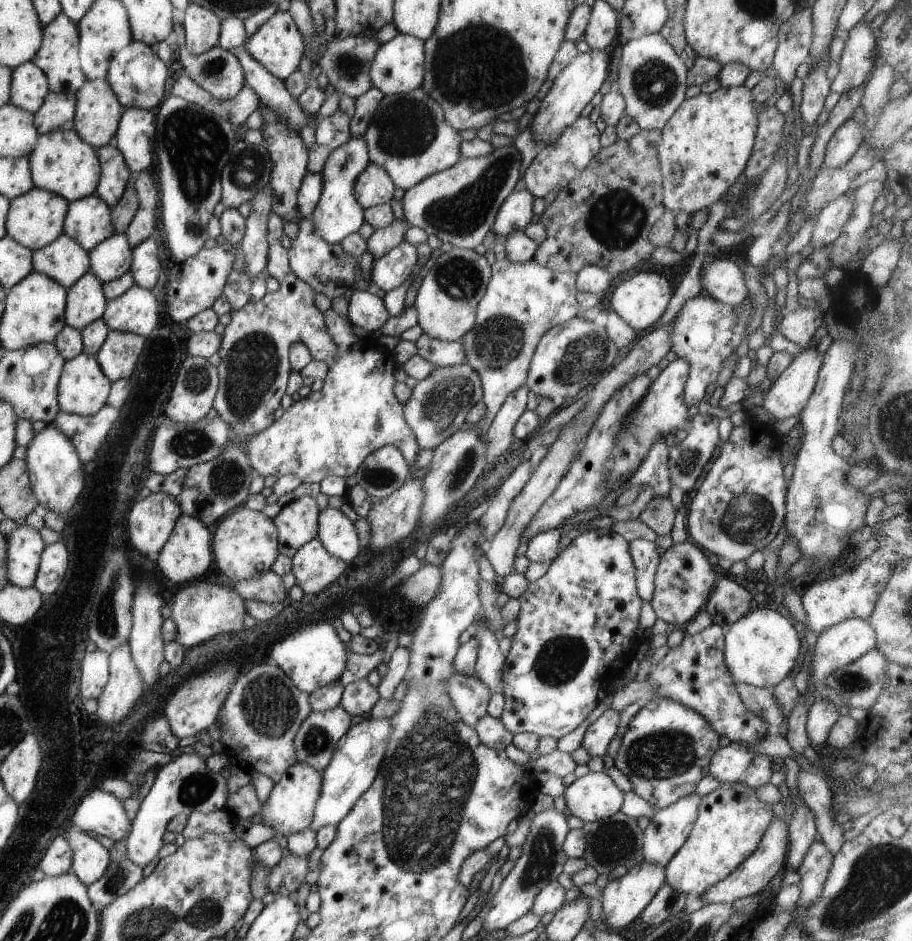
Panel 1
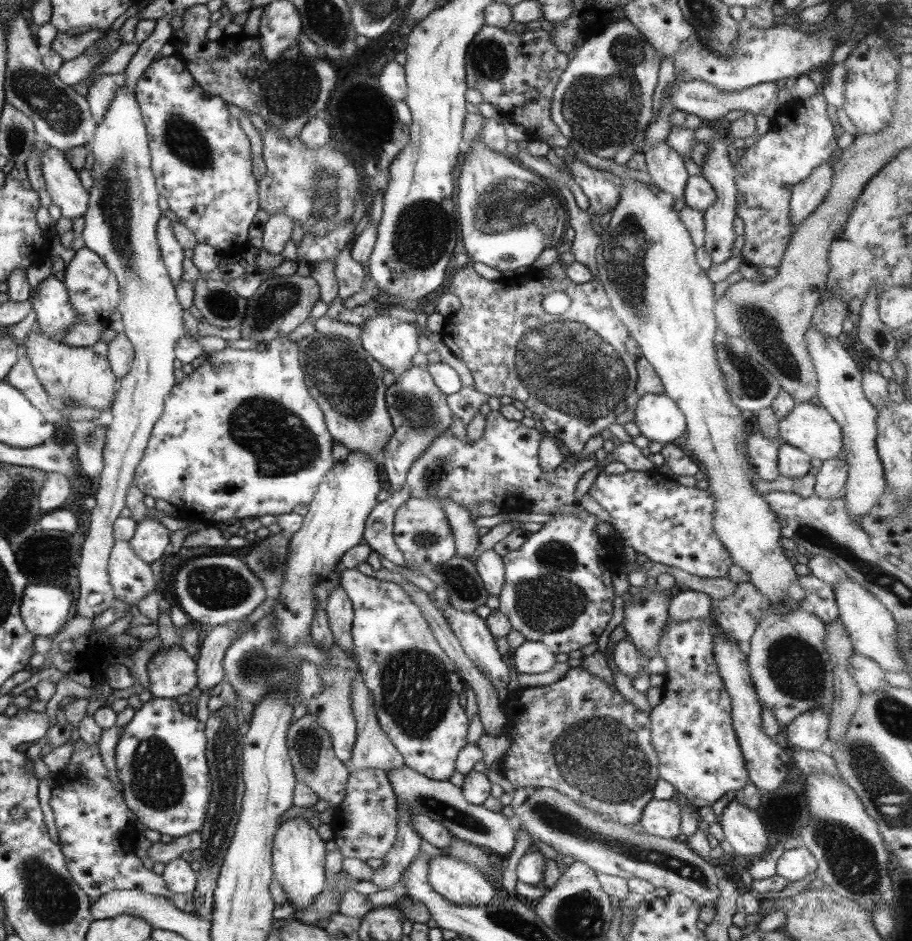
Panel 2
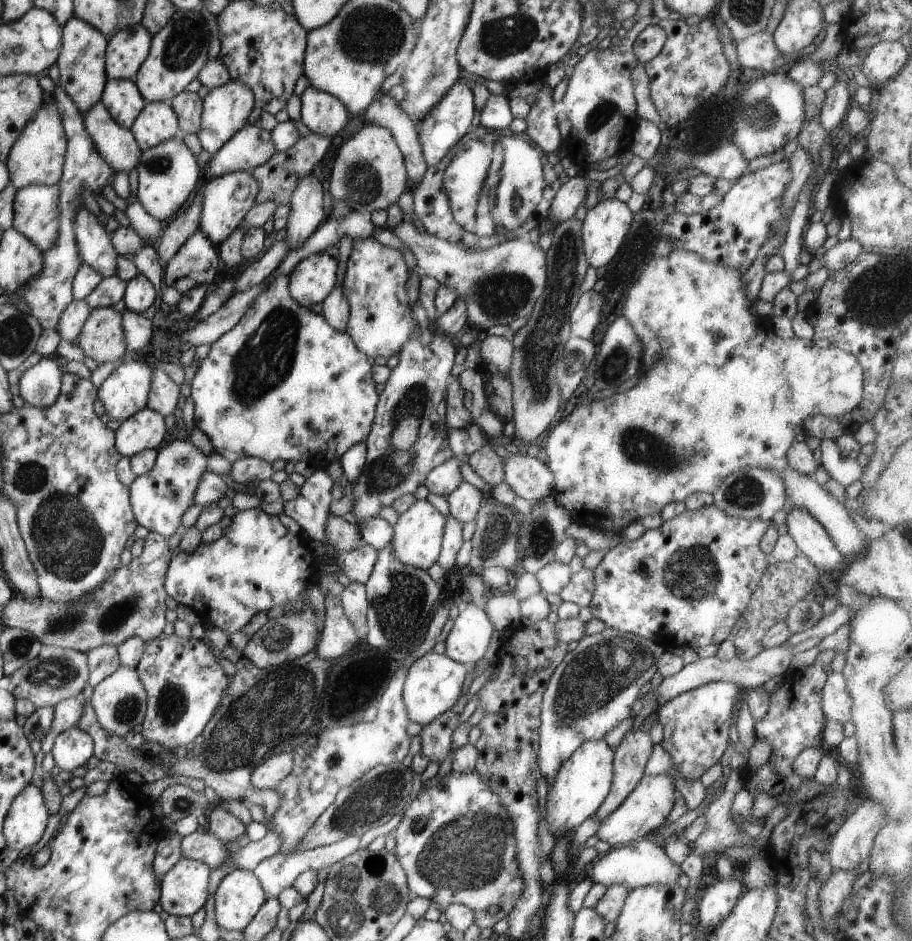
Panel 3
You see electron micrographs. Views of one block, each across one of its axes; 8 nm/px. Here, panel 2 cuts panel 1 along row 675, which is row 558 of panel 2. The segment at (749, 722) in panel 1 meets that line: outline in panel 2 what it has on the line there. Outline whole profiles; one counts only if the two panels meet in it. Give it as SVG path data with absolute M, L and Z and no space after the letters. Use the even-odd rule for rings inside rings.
M655 468L645 471L625 471L621 474L610 474L599 471L589 489L586 492L609 513L609 524L619 534L619 539L625 547L632 548L635 553L647 557L653 563L665 564L666 566L683 570L687 574L699 578L723 578L732 566L731 558L728 556L725 546L711 526L713 521L713 497L706 489L687 487L680 485L662 474Z

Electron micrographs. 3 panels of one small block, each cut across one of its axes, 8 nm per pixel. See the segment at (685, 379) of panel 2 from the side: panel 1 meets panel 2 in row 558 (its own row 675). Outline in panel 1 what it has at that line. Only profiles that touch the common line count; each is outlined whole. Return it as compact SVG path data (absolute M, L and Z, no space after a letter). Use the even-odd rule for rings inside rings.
M758 607L750 609L725 629L723 664L735 684L771 690L793 670L803 647L788 616L778 614L774 609Z

